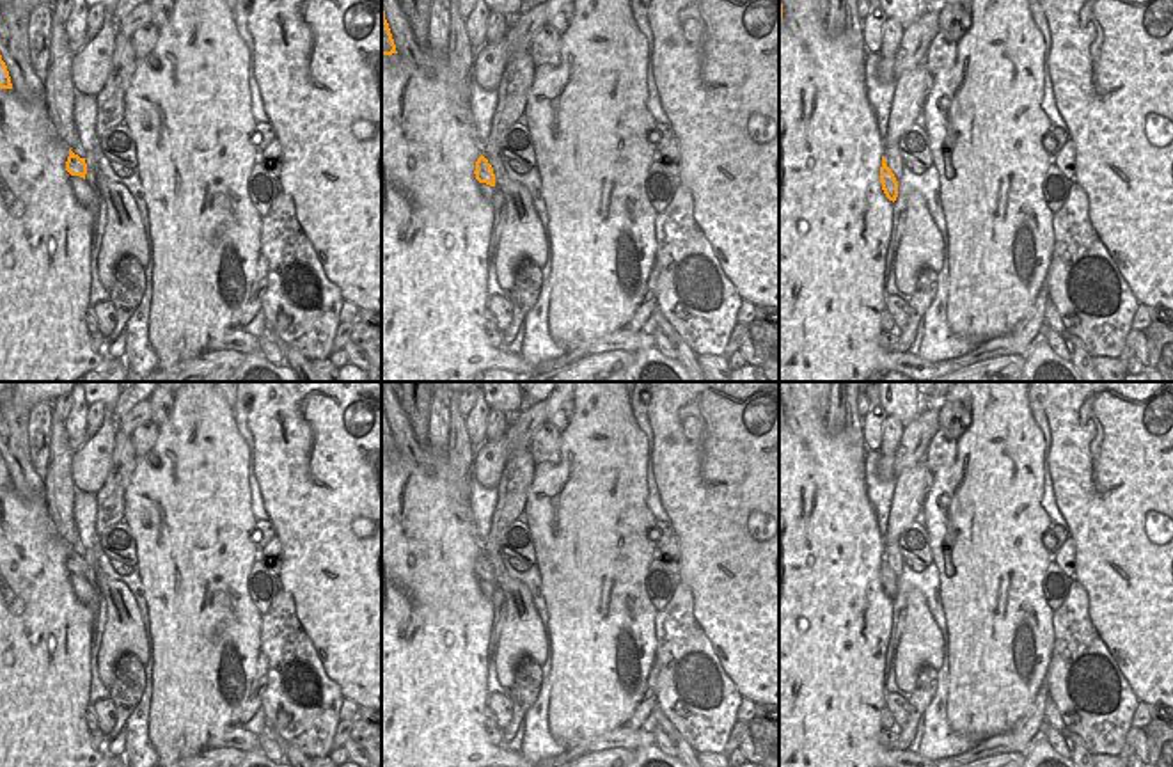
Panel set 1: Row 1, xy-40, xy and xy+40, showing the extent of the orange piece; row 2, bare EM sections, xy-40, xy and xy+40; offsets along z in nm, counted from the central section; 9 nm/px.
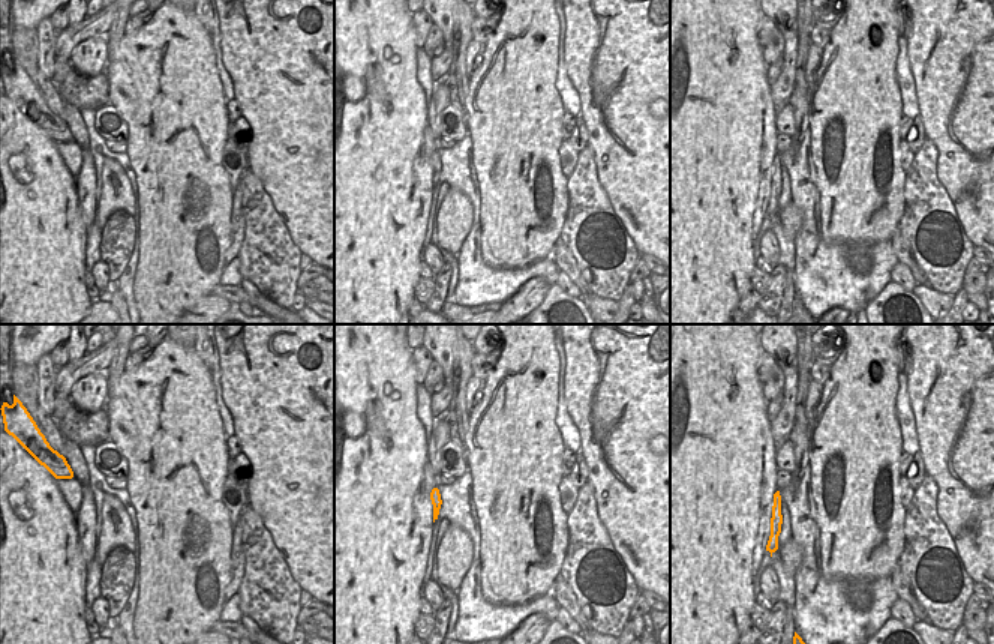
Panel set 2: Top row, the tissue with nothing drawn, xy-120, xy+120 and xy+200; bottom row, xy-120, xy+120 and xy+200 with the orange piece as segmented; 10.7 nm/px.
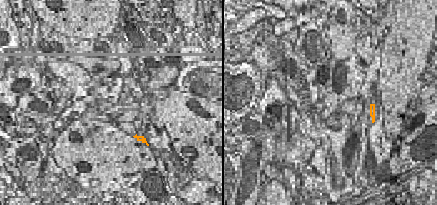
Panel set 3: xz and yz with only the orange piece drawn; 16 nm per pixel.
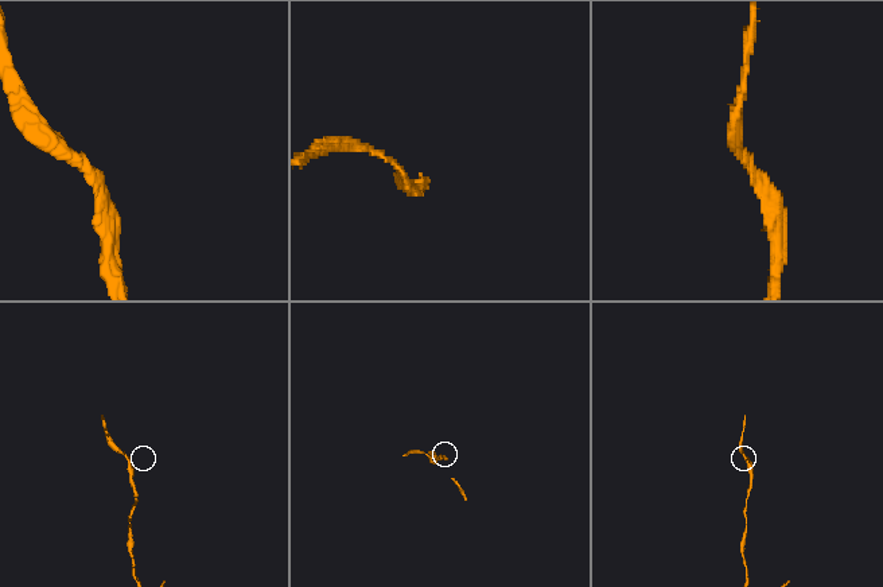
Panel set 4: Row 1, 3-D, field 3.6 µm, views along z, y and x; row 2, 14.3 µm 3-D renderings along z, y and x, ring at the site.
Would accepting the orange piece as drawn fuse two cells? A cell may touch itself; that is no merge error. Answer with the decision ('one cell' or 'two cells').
one cell

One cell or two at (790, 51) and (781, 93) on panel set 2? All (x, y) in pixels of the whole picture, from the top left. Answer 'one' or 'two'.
one

